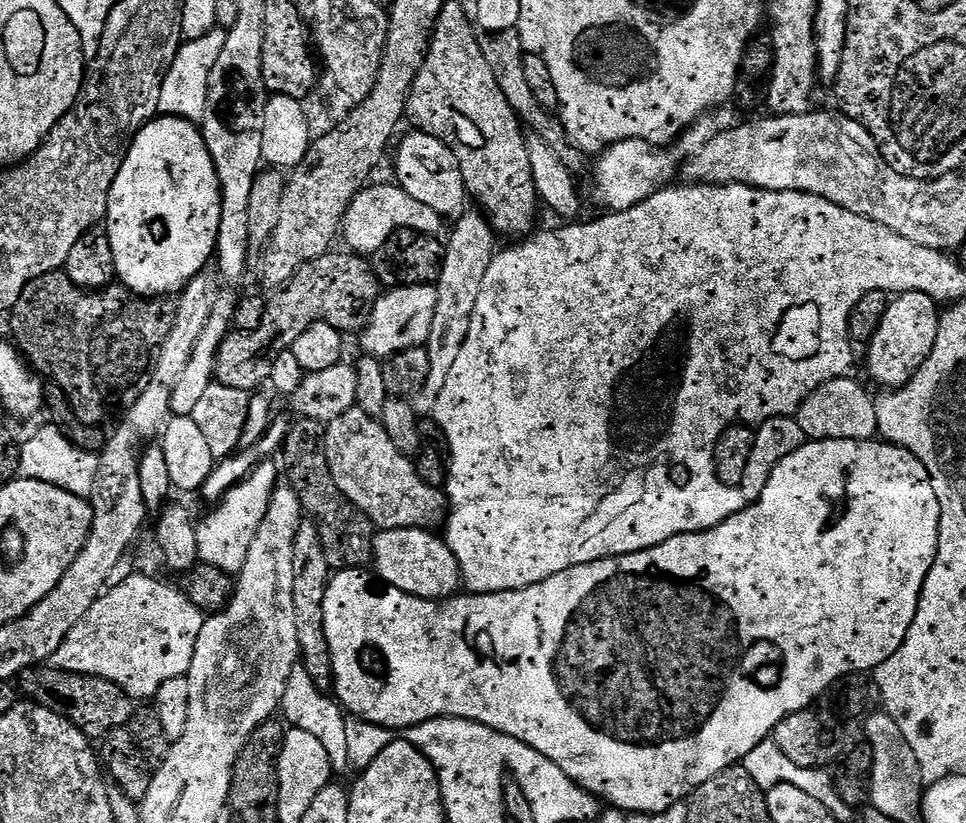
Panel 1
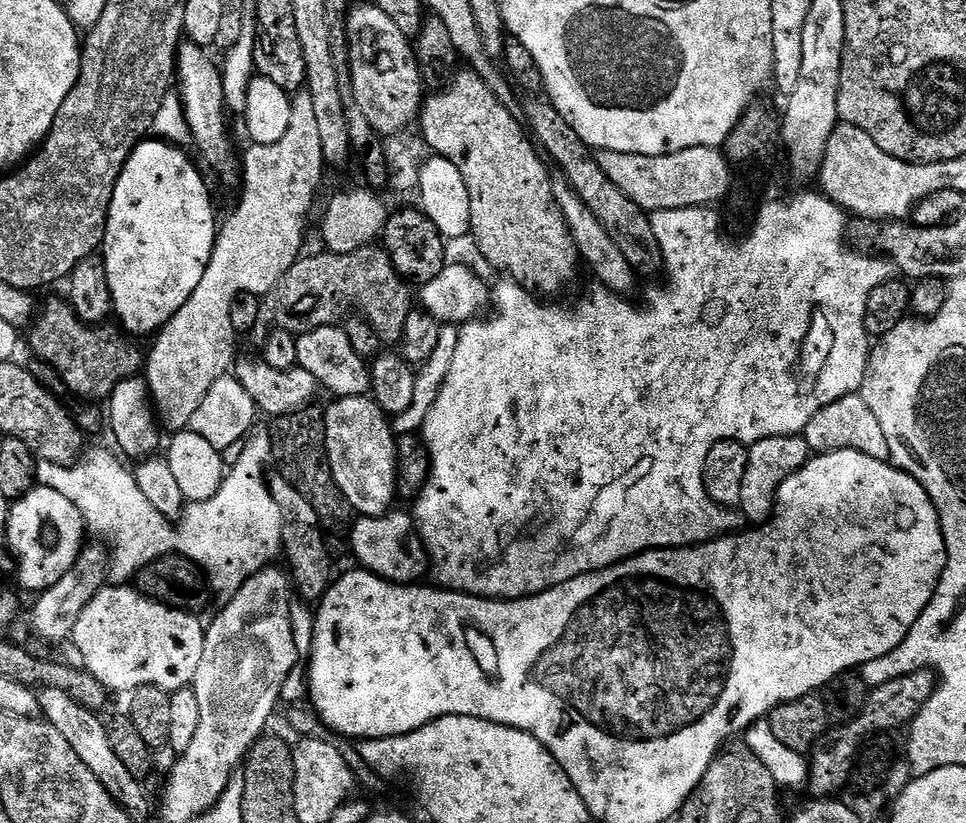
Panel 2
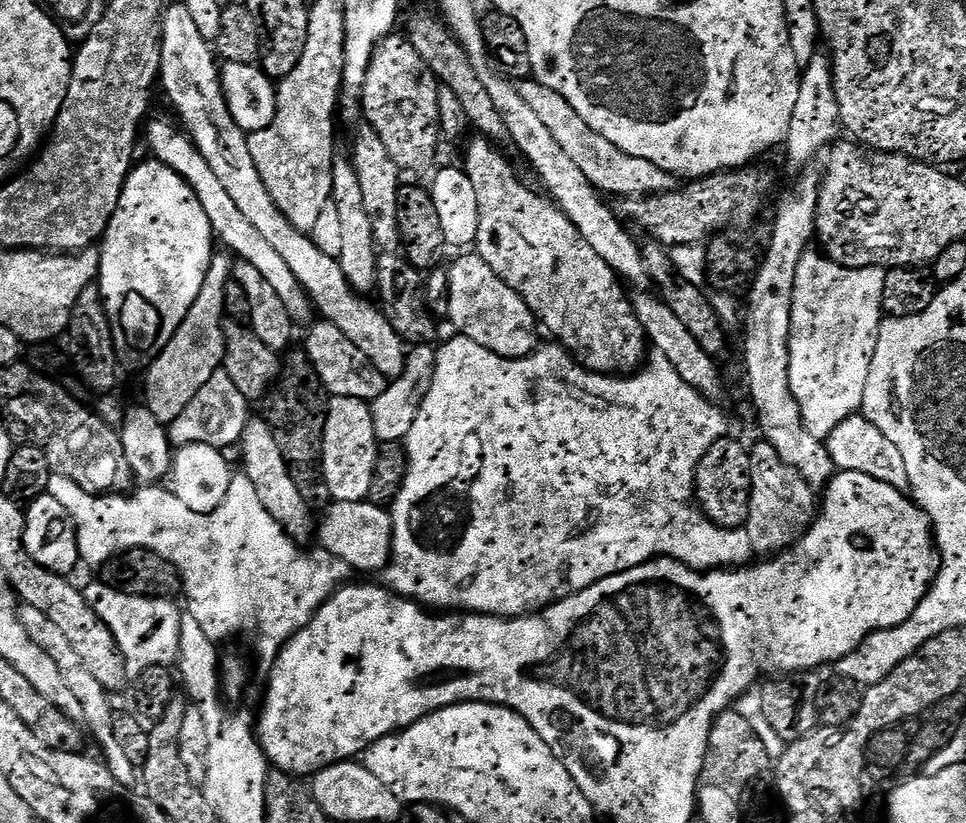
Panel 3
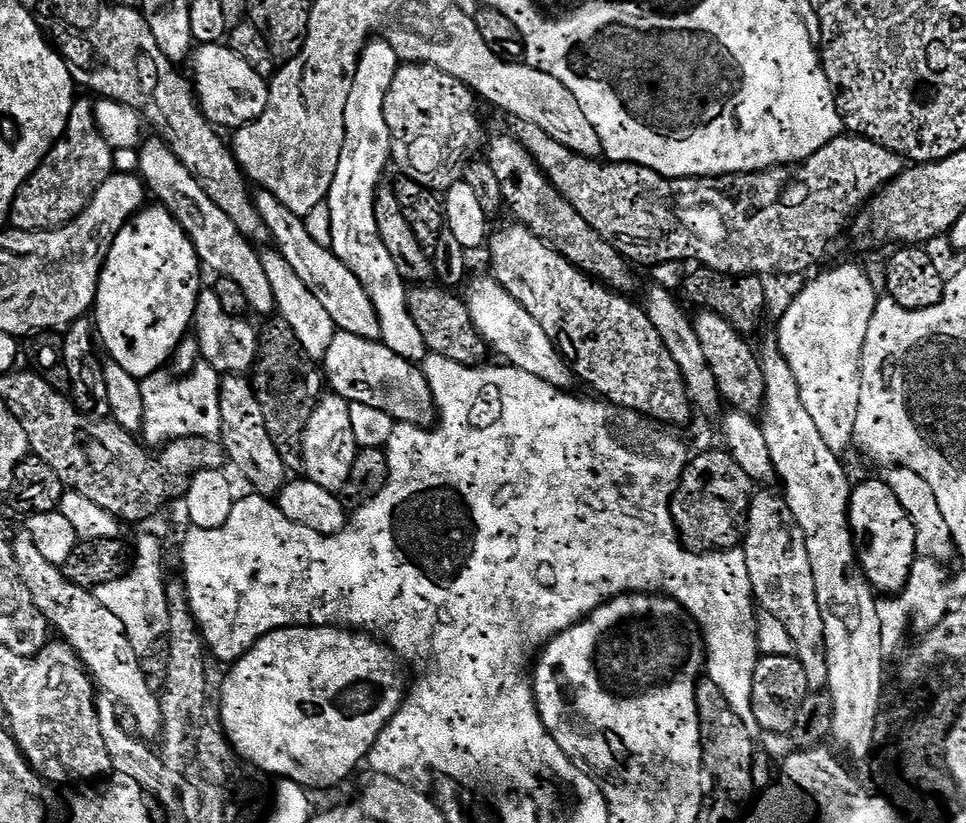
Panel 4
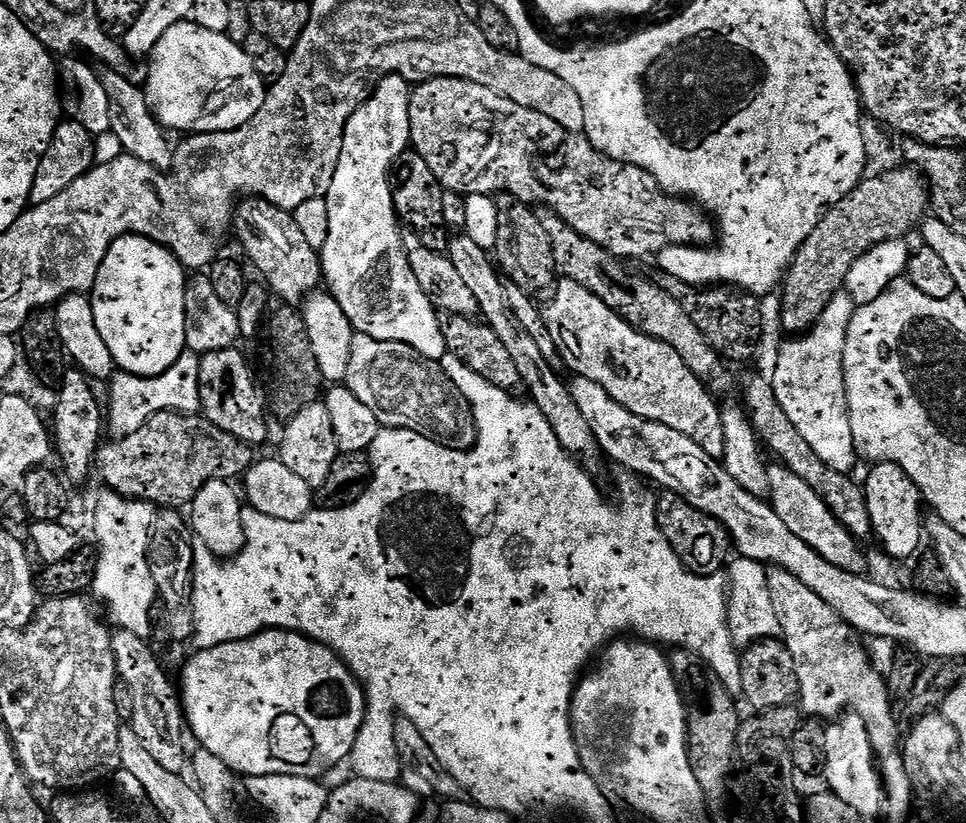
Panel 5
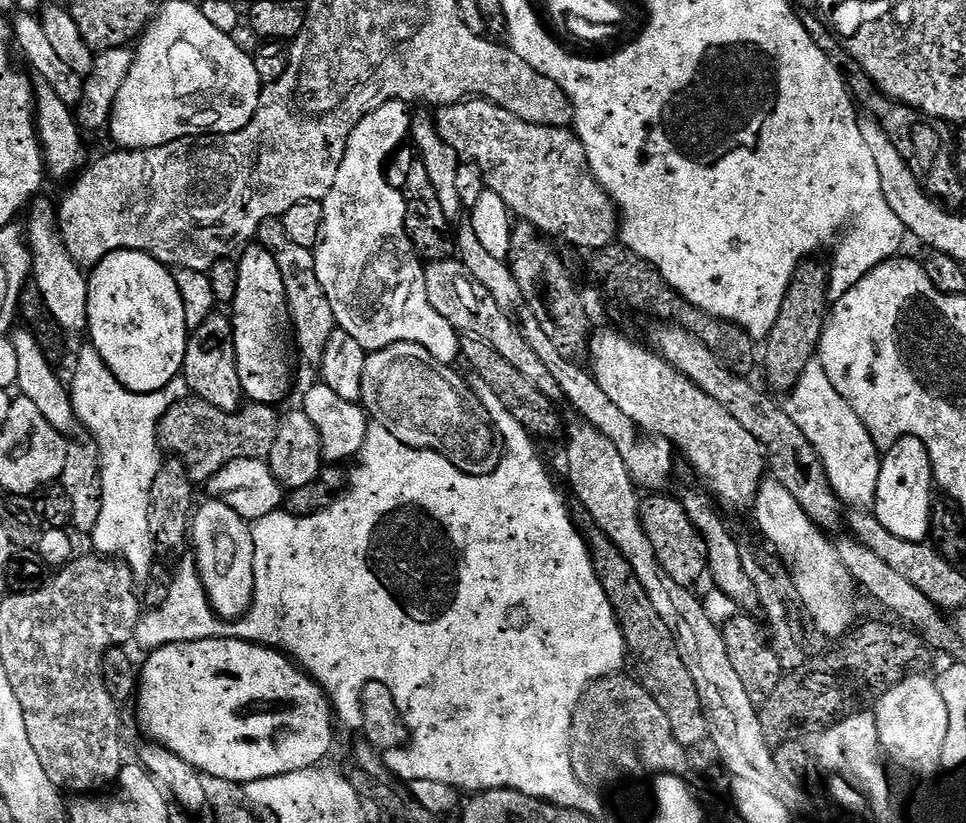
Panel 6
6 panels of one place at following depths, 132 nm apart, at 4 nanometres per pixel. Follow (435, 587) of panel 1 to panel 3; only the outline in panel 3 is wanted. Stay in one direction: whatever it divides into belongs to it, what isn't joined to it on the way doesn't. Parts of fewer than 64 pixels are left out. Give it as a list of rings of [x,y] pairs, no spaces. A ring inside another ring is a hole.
[[[368,500],[358,502],[332,502],[324,517],[318,520],[319,547],[332,556],[342,558],[349,569],[377,572],[392,559],[392,513],[387,507]]]

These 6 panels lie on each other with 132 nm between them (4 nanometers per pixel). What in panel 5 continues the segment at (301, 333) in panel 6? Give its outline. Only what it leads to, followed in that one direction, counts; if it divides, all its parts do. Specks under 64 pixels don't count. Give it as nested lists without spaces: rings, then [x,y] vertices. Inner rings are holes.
[[[259,198],[241,199],[234,208],[235,232],[248,255],[247,263],[252,263],[260,271],[261,278],[265,280],[263,283],[275,299],[277,296],[285,305],[296,306],[321,287],[319,251],[306,242],[302,230],[298,230],[298,222],[294,222],[292,213],[285,208]]]

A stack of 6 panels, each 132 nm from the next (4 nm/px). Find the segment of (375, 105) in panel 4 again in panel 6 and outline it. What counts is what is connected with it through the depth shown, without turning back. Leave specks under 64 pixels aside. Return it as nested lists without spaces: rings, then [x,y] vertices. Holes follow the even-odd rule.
[[[391,100],[378,106],[378,110],[366,114],[366,118],[362,118],[362,122],[354,126],[346,146],[344,161],[342,166],[338,166],[338,178],[334,178],[330,194],[326,194],[322,201],[324,225],[320,243],[314,249],[318,282],[322,282],[326,298],[330,298],[337,329],[350,334],[350,338],[354,338],[354,342],[358,342],[358,346],[362,346],[365,353],[377,352],[395,344],[417,344],[426,349],[439,364],[452,366],[462,356],[461,337],[452,329],[450,322],[446,322],[446,318],[442,318],[442,314],[438,314],[438,310],[430,306],[430,298],[426,298],[425,265],[416,255],[416,247],[410,242],[404,225],[404,193],[399,187],[391,188],[384,177],[384,159],[403,140],[409,139],[412,118],[409,105],[402,100]]]

